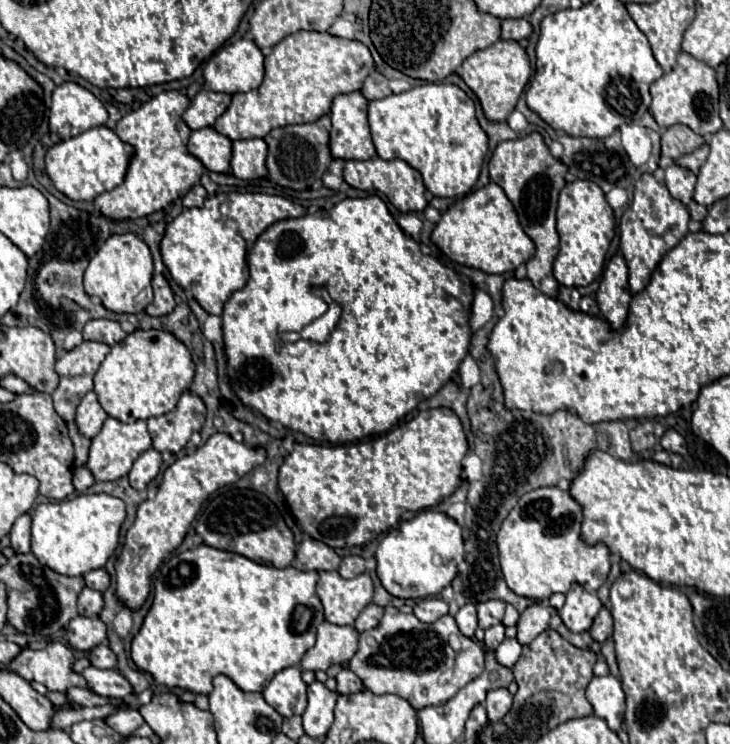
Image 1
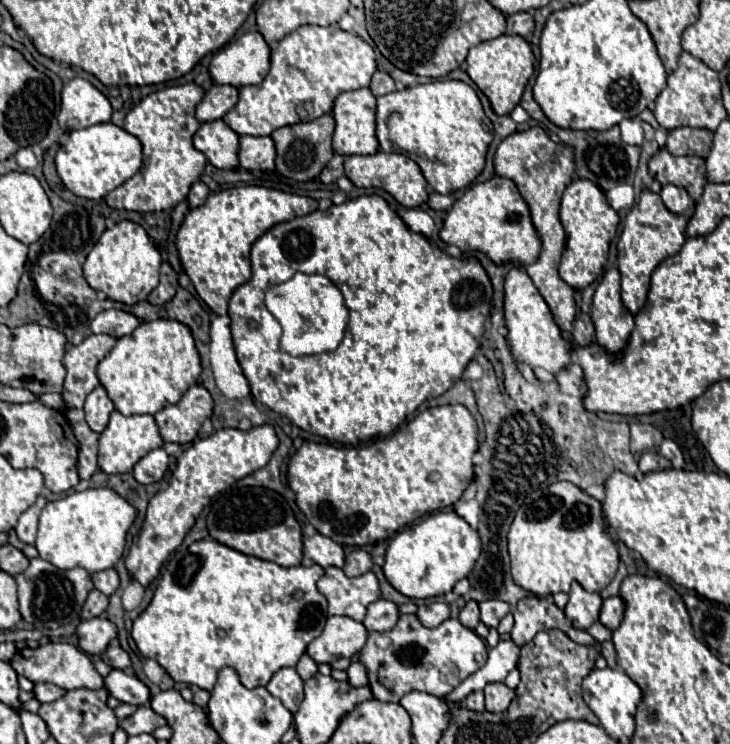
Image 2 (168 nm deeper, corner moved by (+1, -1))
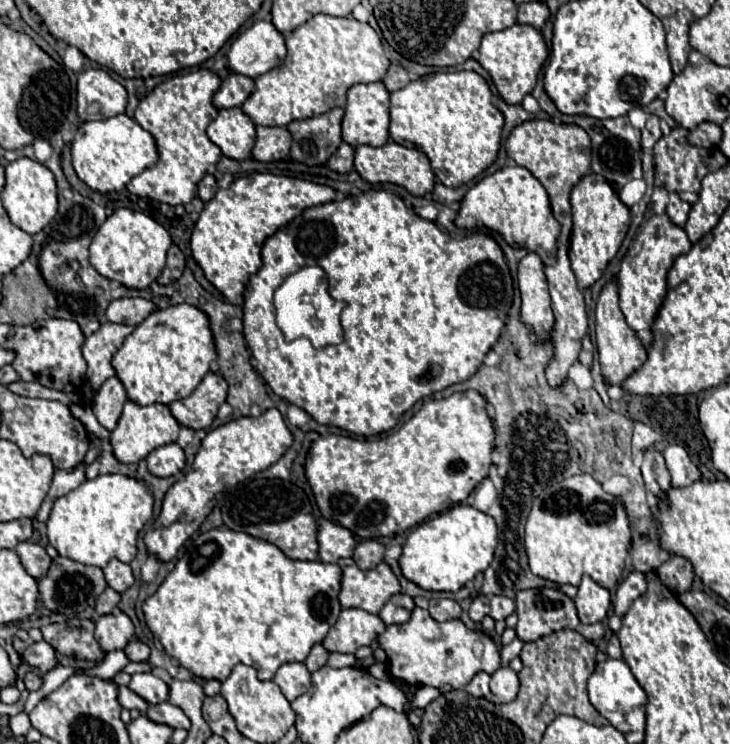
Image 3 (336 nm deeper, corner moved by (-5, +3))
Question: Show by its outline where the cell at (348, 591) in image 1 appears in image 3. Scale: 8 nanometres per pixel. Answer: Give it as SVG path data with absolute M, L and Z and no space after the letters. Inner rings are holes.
M353 558L339 560L337 564L343 570L339 594L343 608L361 608L377 614L393 594L401 592L397 576L385 562L371 570L361 570Z

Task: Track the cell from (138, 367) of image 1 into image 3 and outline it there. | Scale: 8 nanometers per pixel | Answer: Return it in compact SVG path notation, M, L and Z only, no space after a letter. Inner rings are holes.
M177 304L151 312L151 316L125 338L123 346L113 356L113 368L133 402L141 406L157 402L171 404L187 398L195 390L215 358L217 348L207 314L191 304Z

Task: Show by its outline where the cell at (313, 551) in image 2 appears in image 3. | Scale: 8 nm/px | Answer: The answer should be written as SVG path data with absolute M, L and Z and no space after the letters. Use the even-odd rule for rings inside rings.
M325 518L319 520L317 540L319 540L319 560L321 562L337 562L339 558L353 556L353 550L357 544L353 534L347 528L331 520L325 520Z

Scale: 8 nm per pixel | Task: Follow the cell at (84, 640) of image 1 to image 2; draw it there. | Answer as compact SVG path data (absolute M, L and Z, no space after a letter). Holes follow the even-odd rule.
M105 616L103 618L91 618L91 620L81 620L77 626L77 640L79 648L87 654L103 654L107 644L117 638L117 628L113 622L109 622Z

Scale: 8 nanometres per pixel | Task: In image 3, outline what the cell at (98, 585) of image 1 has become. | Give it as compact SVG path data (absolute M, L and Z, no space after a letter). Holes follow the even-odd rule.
M115 558L107 564L107 568L105 568L103 572L105 572L107 584L109 584L113 590L117 590L117 592L125 592L125 590L131 588L133 582L135 582L133 572L131 572L131 566L125 564L125 562L121 562L121 560L115 560Z

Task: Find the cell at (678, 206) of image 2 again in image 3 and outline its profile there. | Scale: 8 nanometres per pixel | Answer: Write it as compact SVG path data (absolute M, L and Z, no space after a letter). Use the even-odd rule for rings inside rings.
M671 192L671 194L669 194L669 204L667 204L667 210L665 210L665 212L667 212L669 220L671 220L675 226L679 226L679 228L685 226L689 208L691 208L691 206L689 206L687 202L681 202L681 198L679 198L677 192Z

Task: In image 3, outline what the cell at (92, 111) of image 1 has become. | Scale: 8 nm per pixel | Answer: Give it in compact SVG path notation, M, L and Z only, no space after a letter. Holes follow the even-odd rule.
M83 70L77 80L77 112L81 122L107 120L123 114L127 90L105 70Z

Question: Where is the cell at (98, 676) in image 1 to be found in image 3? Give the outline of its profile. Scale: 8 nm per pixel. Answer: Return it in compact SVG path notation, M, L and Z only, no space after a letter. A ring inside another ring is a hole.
M143 672L143 674L133 674L131 682L129 682L129 688L139 694L143 700L147 700L149 704L159 704L159 702L165 702L169 698L169 686L157 678L155 674L151 672Z

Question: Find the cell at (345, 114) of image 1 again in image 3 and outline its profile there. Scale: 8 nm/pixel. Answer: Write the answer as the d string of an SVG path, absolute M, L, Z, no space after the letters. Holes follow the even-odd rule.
M383 82L355 84L349 88L343 116L343 142L353 148L361 144L383 146L389 142L389 92Z

